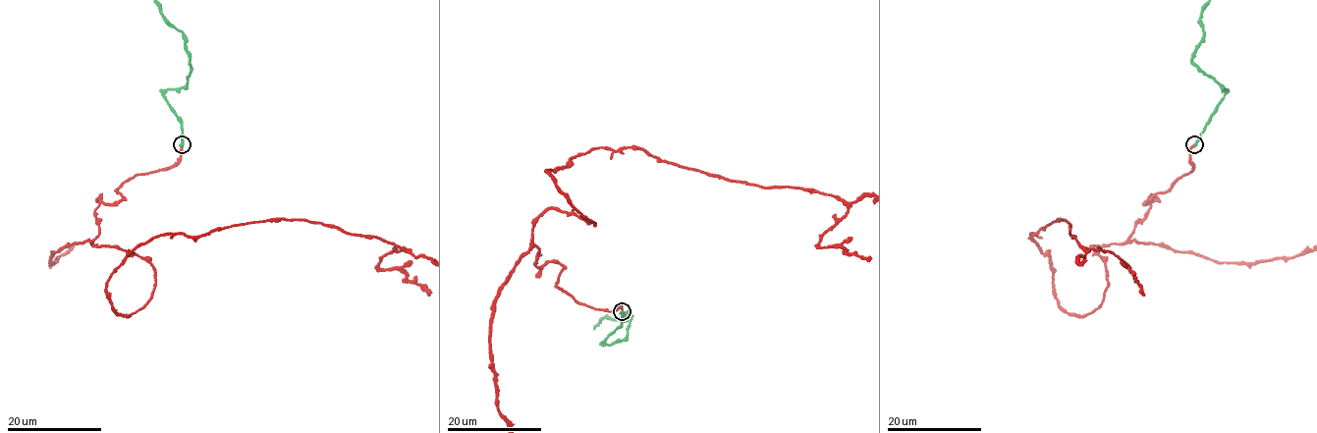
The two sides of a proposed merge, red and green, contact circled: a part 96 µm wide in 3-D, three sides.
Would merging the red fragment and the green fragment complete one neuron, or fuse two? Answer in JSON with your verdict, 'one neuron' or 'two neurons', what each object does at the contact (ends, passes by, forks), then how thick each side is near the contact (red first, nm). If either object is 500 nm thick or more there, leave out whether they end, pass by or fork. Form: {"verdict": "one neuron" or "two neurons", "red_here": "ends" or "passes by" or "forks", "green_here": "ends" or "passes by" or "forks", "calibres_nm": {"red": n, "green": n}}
{"verdict": "two neurons", "red_here": "ends", "green_here": "ends", "calibres_nm": {"red": 200, "green": 280}}

